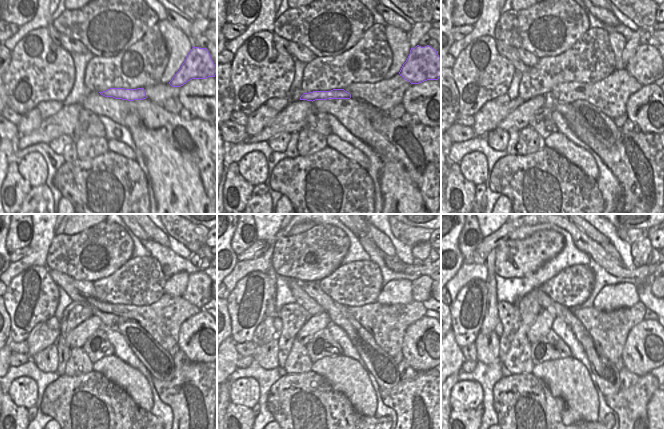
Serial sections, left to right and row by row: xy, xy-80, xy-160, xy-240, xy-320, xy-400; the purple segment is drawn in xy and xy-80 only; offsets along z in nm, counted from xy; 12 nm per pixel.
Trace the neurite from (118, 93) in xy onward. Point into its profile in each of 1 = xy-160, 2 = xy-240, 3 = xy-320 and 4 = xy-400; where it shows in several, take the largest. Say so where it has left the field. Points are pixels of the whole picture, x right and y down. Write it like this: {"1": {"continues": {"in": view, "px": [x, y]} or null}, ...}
{"1": {"continues": {"in": "xy-160", "px": [488, 117]}}, "2": {"continues": {"in": "xy-240", "px": [41, 336]}}, "3": {"continues": {"in": "xy-320", "px": [265, 332]}}, "4": {"continues": {"in": "xy-400", "px": [491, 318]}}}

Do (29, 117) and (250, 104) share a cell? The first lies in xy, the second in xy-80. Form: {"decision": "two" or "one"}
{"decision": "two"}

